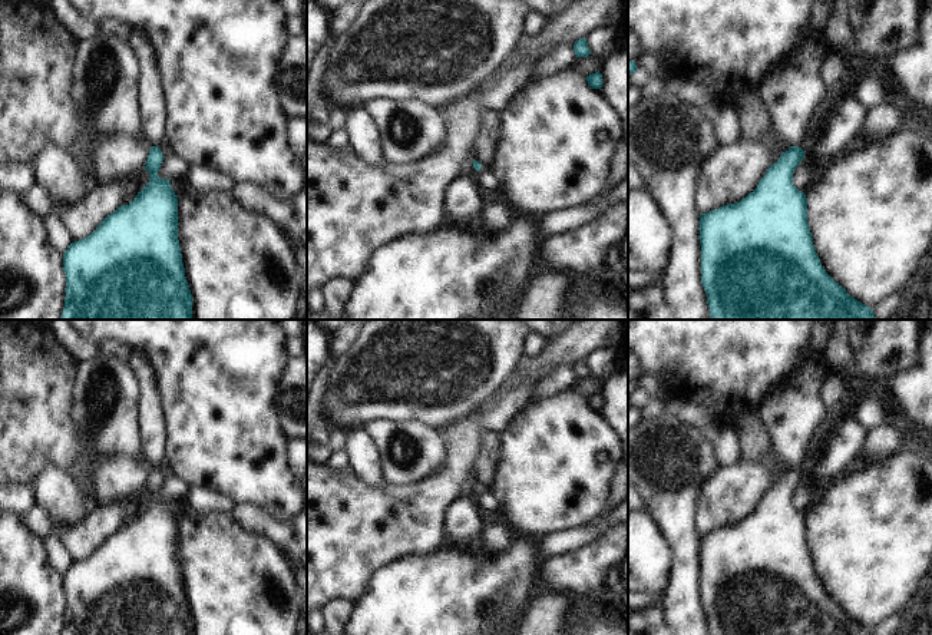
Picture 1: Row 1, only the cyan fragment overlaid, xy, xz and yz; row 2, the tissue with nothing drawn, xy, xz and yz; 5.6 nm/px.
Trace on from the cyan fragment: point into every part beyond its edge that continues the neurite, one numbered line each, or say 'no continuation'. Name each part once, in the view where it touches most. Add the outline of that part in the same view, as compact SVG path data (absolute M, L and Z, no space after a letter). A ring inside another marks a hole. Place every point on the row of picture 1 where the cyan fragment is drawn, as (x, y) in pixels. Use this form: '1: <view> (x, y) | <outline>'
1: yz (792, 89) | M817 1L812 9L810 26L803 36L806 46L797 47L783 63L777 63L766 76L760 90L760 99L771 115L776 132L789 146L806 143L807 116L826 96L819 70L824 59L823 33L833 13L832 1Z

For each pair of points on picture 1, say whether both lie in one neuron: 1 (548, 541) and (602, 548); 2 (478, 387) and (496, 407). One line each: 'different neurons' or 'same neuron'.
1: different neurons
2: different neurons

